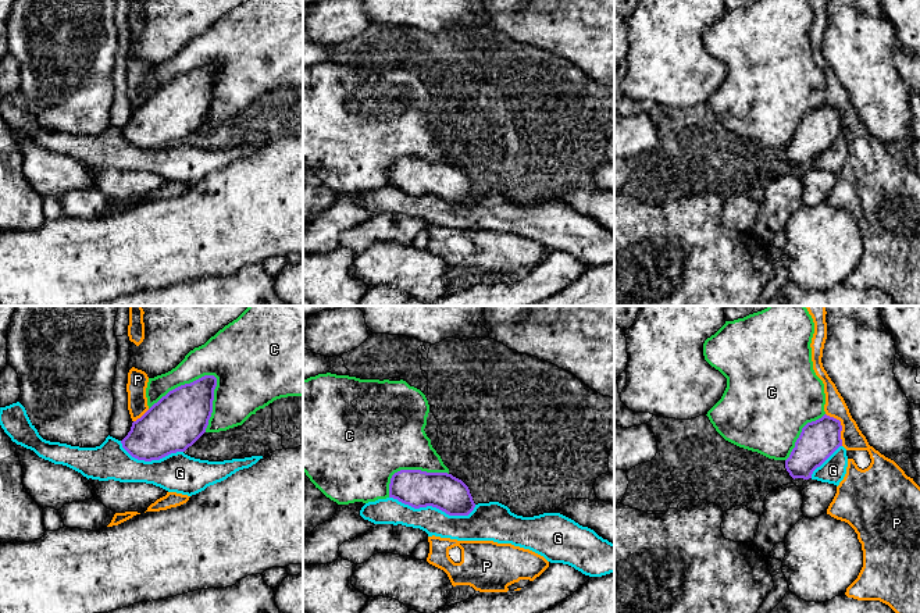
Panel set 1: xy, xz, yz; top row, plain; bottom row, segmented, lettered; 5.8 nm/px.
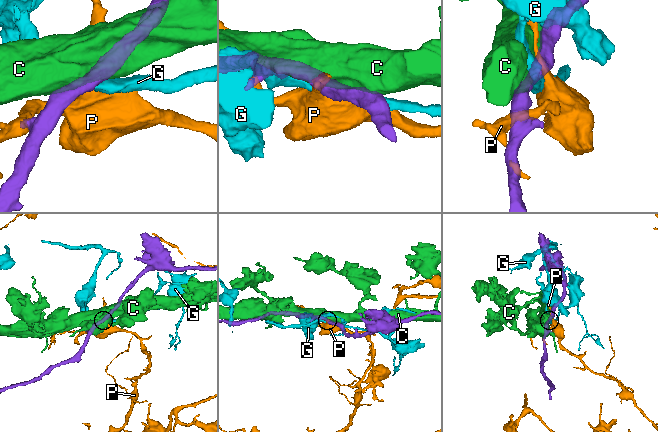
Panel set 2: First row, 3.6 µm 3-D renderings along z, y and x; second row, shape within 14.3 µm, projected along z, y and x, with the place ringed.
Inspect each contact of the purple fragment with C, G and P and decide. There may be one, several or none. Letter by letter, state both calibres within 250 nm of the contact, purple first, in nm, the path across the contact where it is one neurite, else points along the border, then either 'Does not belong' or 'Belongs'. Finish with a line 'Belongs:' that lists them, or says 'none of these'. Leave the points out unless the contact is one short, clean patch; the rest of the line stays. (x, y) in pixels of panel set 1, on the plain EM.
C: Thickness 320 nm (purple) against 220 nm. Does not belong
G: Thickness 220 nm (purple) against 160 nm. Does not belong
P: Thickness 220 nm (purple) against 130 nm. Does not belong
Belongs: none of these

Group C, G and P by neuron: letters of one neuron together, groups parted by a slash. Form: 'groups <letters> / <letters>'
groups C / G / P

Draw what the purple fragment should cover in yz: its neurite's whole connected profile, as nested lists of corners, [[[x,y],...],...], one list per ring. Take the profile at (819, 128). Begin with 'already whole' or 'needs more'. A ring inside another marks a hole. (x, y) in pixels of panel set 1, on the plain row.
already whole | [[[827,103],[807,111],[785,149],[785,157],[789,164],[794,168],[812,167],[813,160],[842,135],[841,120],[841,110]]]

